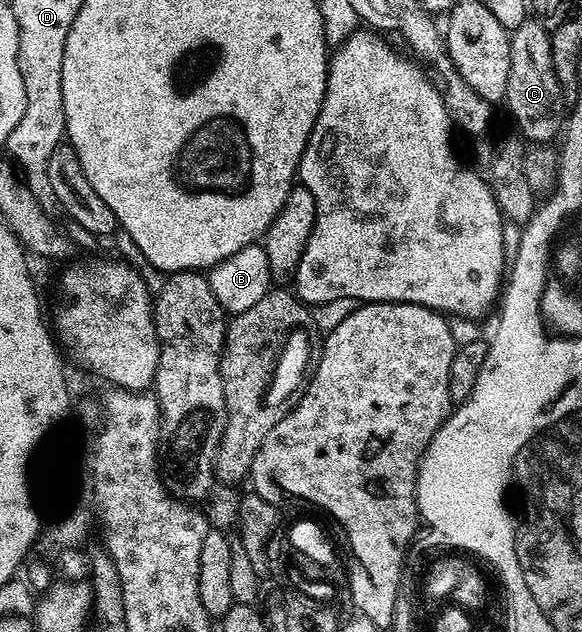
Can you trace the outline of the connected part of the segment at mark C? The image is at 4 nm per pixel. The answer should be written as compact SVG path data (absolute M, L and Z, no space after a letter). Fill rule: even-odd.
M526 21L511 32L510 38L510 77L506 81L503 102L508 103L508 111L516 121L515 130L529 144L551 144L552 138L561 134L566 123L566 95L554 73L552 39L539 21Z

